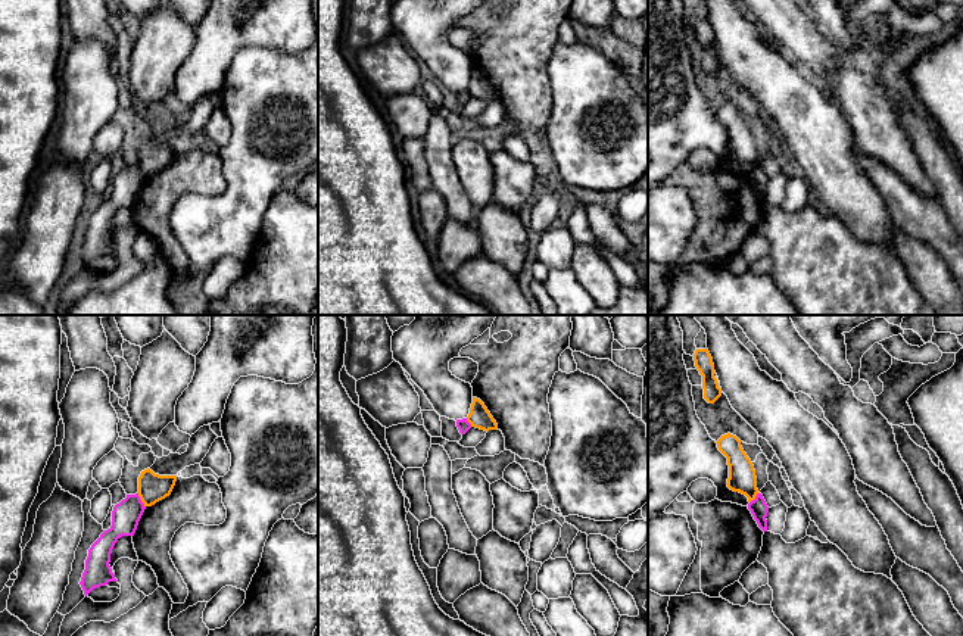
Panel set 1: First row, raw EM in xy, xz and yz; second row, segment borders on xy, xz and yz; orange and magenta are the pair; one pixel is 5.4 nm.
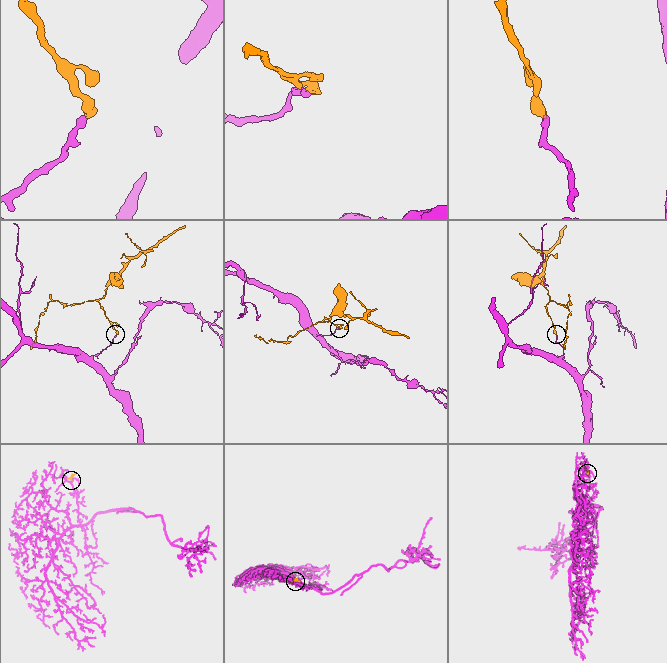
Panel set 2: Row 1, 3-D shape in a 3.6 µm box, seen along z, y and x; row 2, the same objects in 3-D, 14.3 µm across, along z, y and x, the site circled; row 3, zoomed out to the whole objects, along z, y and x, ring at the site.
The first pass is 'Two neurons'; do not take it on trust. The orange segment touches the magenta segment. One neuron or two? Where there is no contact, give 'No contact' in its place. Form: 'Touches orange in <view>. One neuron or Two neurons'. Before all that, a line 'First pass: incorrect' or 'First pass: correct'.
First pass: correct
Touches orange in xy. Two neurons

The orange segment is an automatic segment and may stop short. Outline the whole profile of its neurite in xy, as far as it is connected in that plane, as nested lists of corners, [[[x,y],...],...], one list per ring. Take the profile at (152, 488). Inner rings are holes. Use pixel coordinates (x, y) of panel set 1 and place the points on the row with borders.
[[[150,468],[141,471],[138,477],[138,496],[144,506],[152,506],[156,502],[171,495],[177,481],[177,476],[159,476]]]

